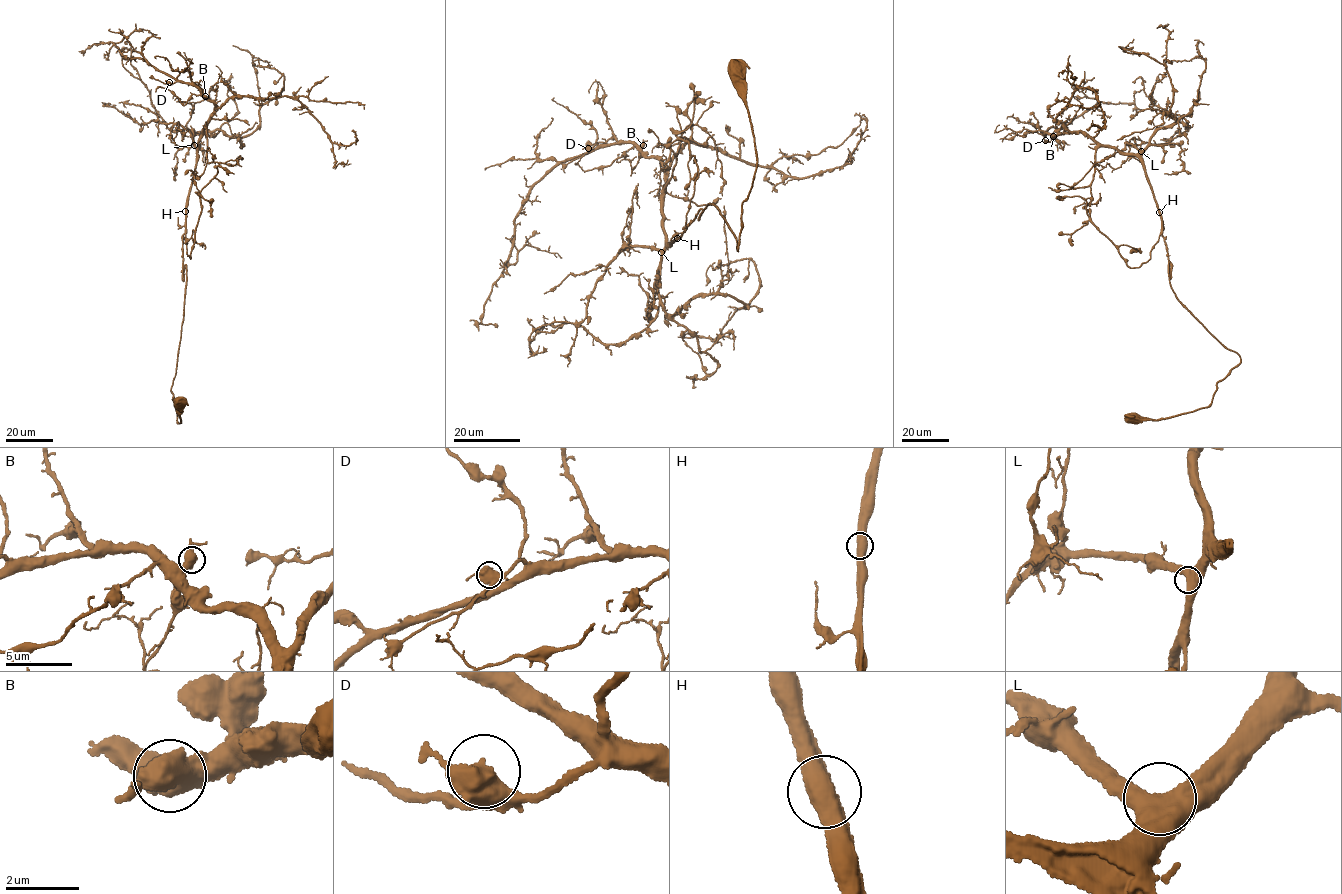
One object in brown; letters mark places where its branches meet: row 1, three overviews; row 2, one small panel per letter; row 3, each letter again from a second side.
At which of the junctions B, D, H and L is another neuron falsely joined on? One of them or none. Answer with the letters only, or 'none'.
none

